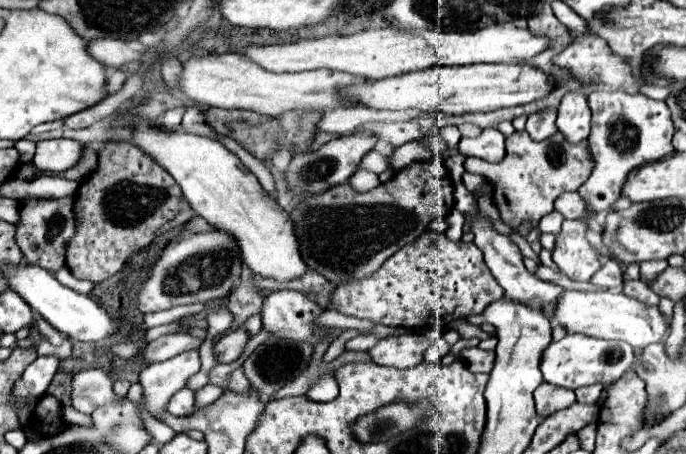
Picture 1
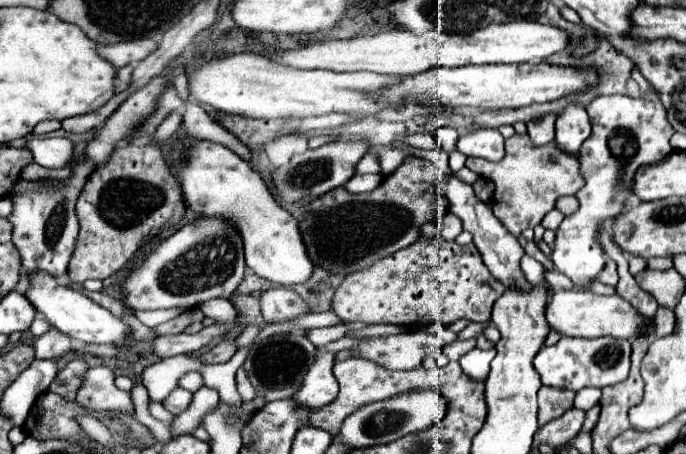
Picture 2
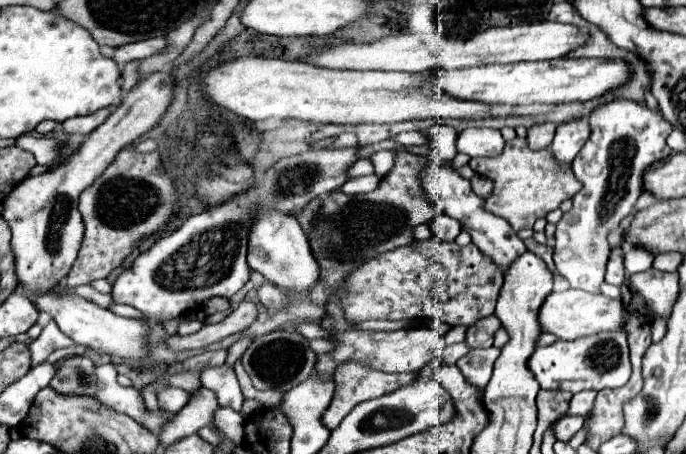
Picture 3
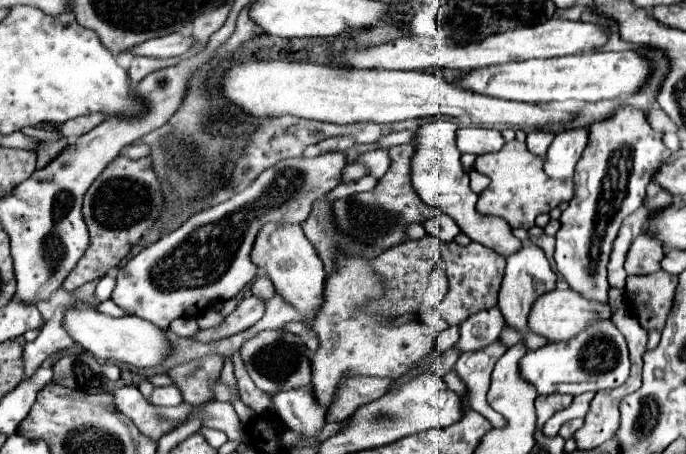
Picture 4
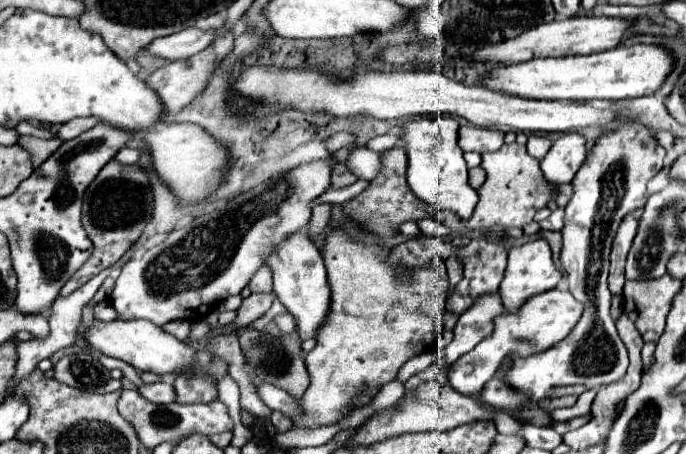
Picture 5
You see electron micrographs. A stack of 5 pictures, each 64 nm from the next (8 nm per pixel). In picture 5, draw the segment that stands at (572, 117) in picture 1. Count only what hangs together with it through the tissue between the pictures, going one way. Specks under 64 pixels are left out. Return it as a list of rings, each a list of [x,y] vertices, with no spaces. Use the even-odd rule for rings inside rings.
[[[566,134],[558,138],[542,160],[544,178],[552,184],[572,182],[578,168],[586,160],[586,140],[578,134]]]

